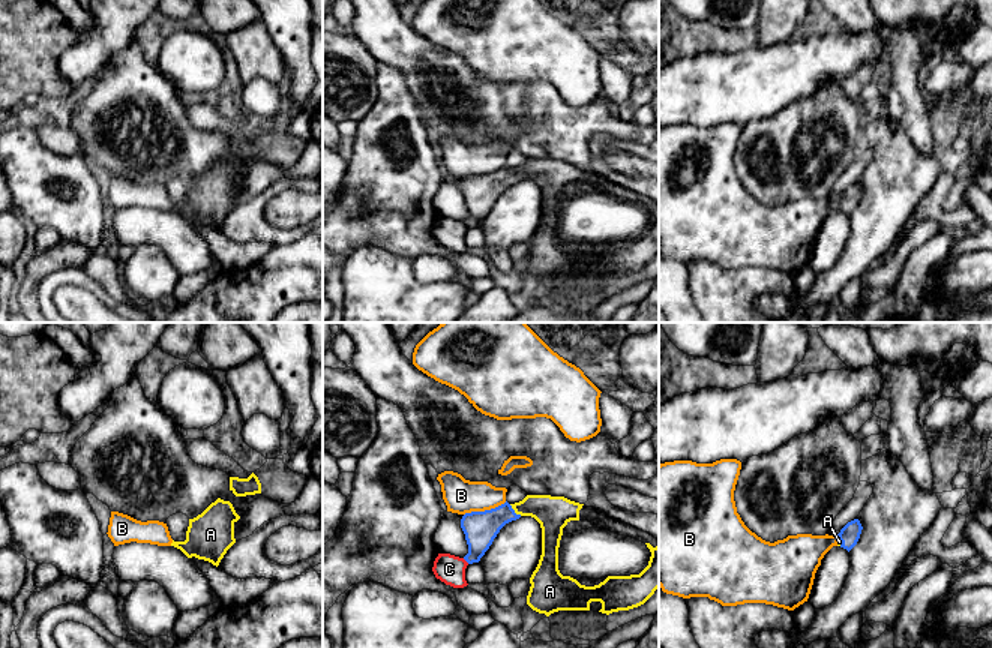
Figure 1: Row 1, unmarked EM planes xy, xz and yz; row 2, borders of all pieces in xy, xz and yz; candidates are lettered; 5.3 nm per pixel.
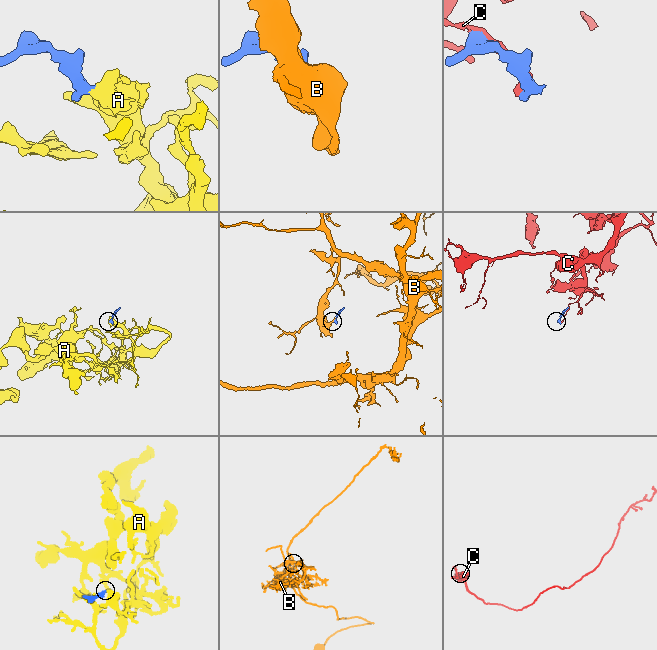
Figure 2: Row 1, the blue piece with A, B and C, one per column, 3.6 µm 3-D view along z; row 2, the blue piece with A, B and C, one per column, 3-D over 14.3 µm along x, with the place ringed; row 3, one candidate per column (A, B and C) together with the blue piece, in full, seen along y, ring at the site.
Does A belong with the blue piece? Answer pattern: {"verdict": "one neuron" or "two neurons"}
{"verdict": "one neuron"}

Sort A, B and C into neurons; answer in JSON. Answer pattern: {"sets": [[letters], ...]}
{"sets": [["A"], ["B"], ["C"]]}

